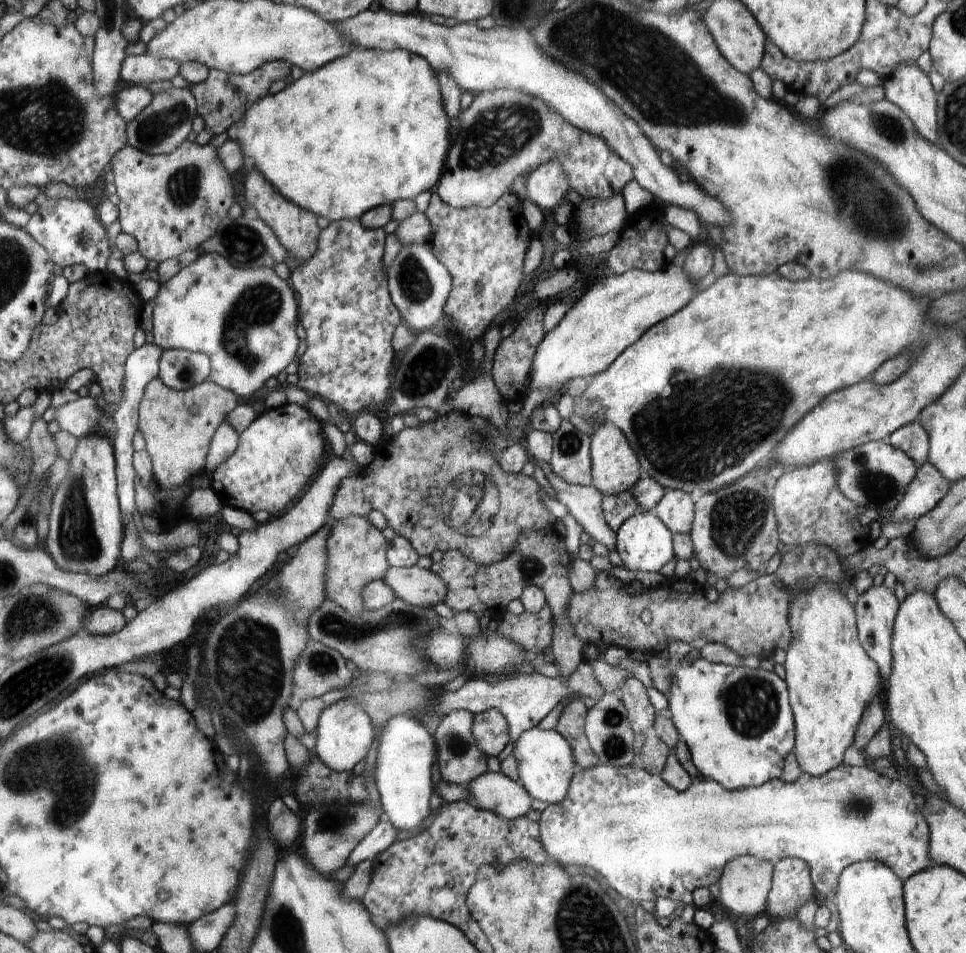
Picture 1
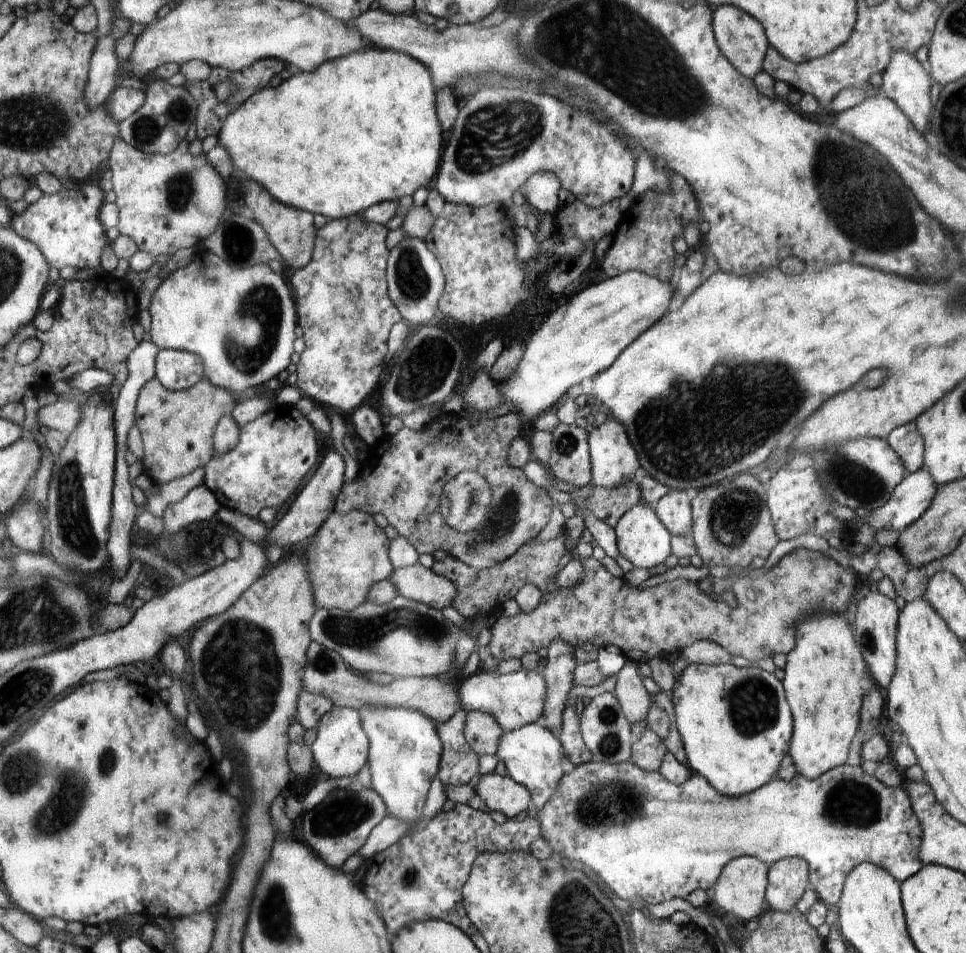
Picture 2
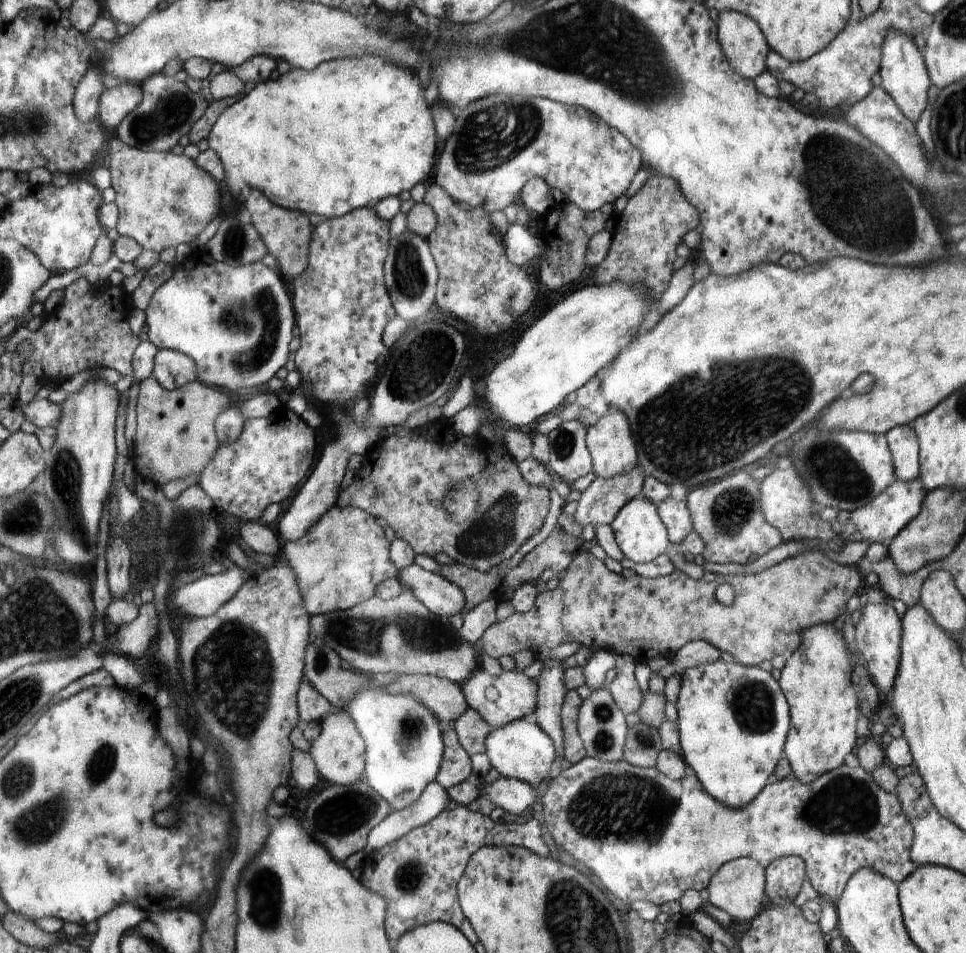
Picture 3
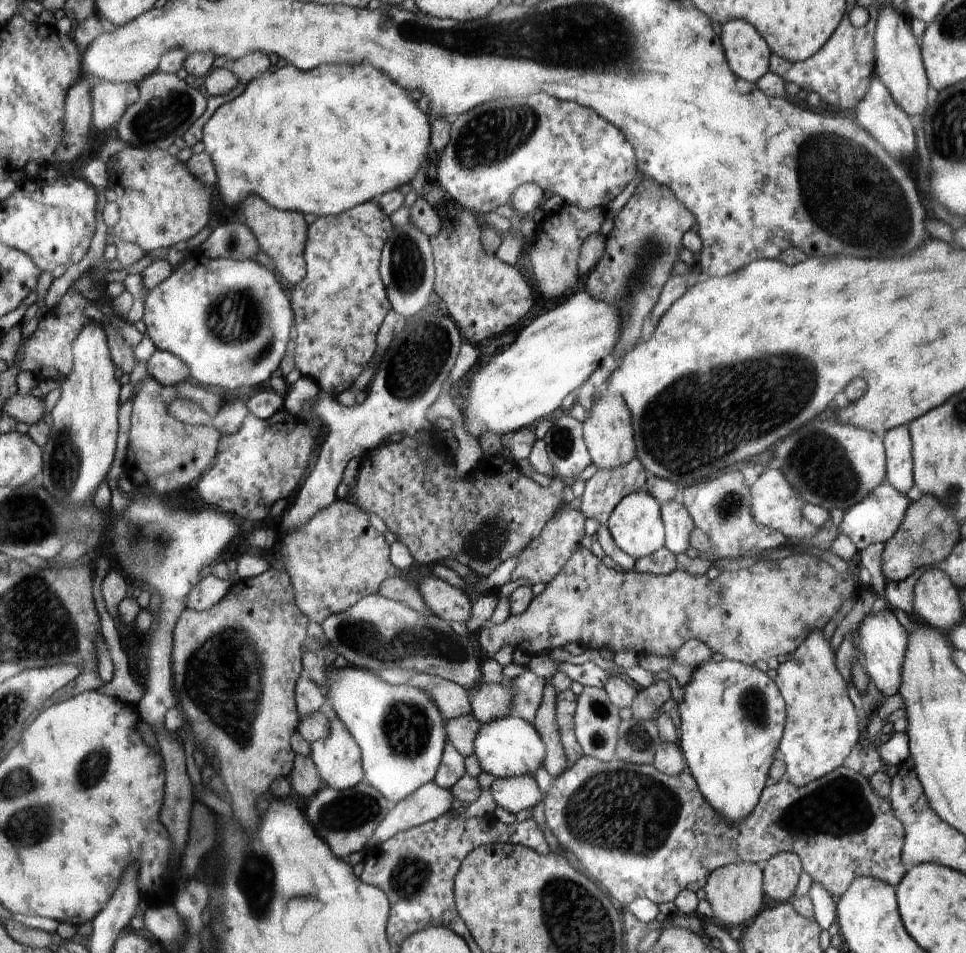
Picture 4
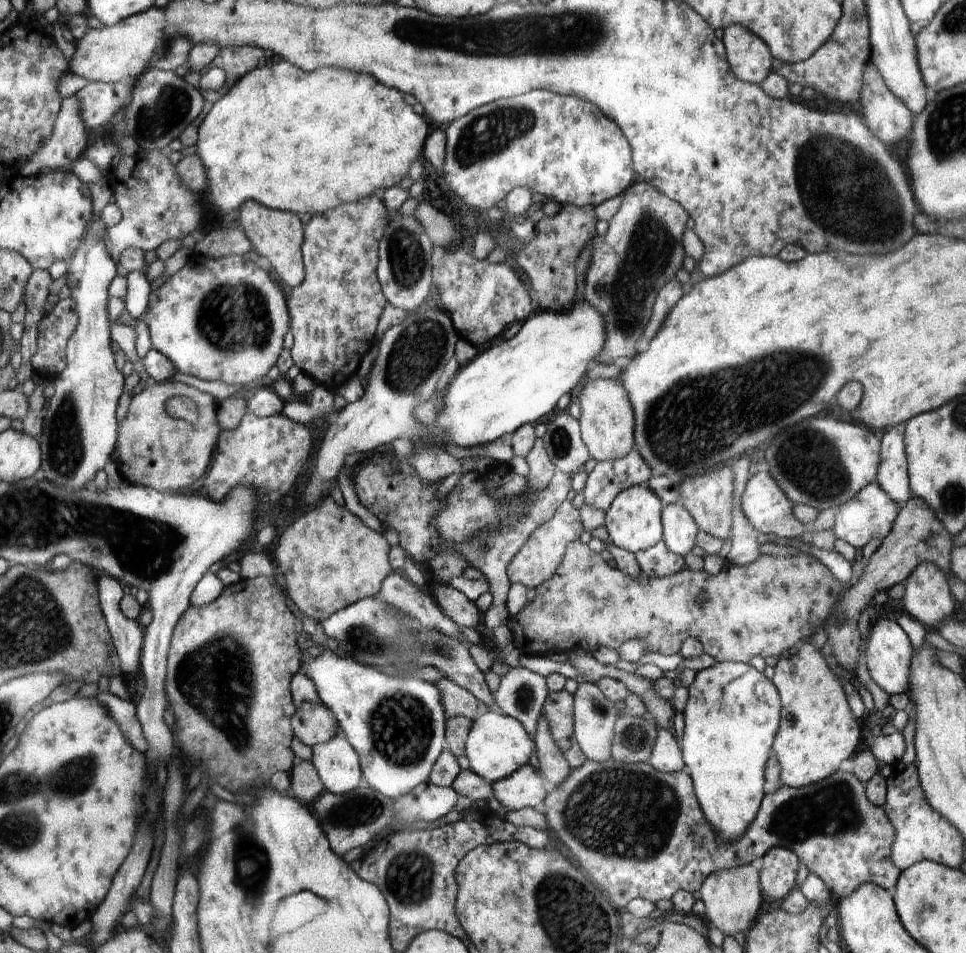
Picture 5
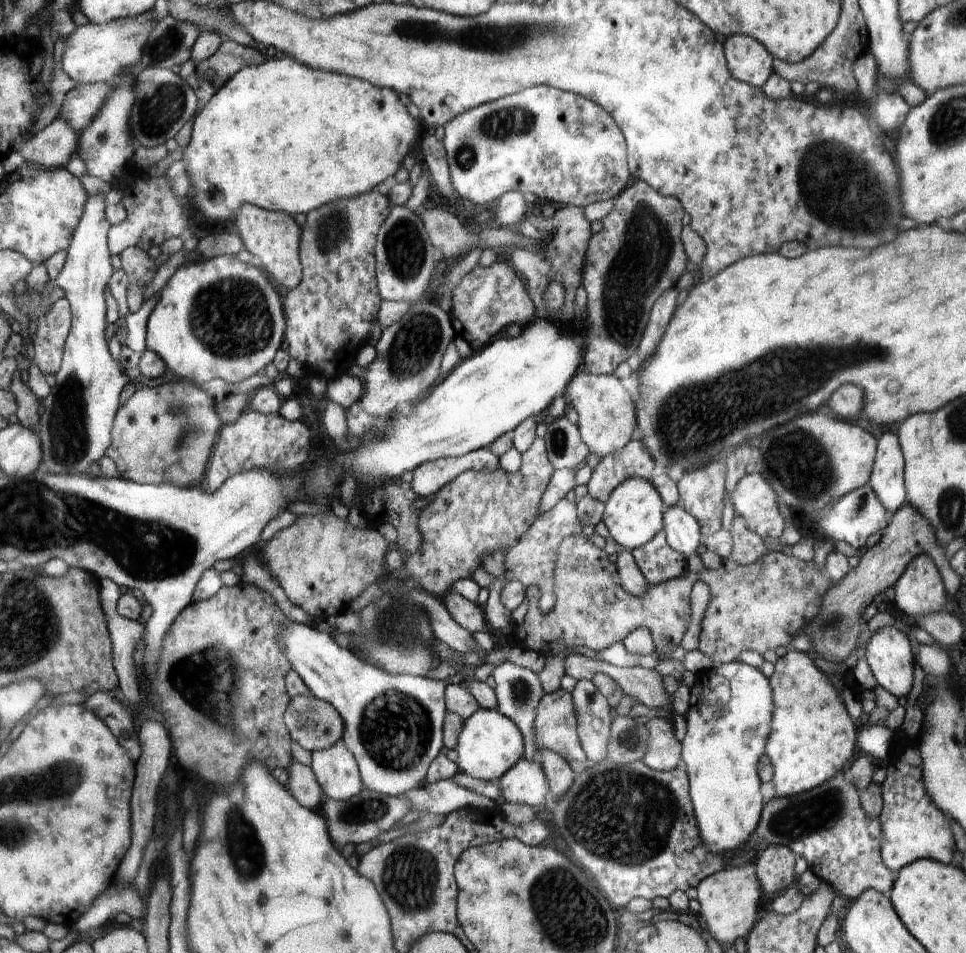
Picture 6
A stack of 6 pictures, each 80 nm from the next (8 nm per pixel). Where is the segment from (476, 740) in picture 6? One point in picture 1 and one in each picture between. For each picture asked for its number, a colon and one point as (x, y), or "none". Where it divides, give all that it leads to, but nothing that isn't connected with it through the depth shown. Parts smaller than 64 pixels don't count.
1: (545, 758)
2: (532, 754)
3: (521, 750)
4: (508, 747)
5: (498, 745)

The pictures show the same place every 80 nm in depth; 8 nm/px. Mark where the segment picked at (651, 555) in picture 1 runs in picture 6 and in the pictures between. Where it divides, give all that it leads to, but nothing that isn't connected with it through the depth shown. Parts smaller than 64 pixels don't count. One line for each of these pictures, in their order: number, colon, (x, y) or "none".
2: (641, 537)
3: (641, 534)
4: (635, 523)
5: (634, 522)
6: (634, 513)

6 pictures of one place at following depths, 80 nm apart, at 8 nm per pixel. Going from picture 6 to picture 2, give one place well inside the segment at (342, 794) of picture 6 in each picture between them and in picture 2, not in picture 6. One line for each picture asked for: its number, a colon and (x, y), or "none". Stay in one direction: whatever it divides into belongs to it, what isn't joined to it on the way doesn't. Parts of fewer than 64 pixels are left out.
2: (340, 748)
3: (338, 752)
4: (337, 756)
5: (337, 762)

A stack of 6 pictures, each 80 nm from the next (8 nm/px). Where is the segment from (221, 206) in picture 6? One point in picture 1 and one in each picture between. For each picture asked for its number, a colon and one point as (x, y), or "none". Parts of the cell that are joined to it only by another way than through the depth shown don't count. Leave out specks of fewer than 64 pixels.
1: (316, 141)
2: (334, 143)
3: (297, 137)
4: (323, 142)
5: (305, 142)

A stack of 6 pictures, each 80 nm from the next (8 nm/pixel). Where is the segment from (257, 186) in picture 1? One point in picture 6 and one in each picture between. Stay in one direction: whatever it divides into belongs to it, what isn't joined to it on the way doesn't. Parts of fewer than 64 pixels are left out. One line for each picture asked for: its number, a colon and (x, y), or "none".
2: (290, 230)
3: (286, 233)
4: (281, 234)
5: (276, 234)
6: (273, 236)

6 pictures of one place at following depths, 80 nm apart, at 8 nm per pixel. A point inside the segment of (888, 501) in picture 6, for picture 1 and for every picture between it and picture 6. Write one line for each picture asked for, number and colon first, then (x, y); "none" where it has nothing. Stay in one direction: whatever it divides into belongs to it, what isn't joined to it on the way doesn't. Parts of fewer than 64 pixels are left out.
1: (913, 439)
2: (907, 440)
3: (903, 443)
4: (899, 444)
5: (893, 476)

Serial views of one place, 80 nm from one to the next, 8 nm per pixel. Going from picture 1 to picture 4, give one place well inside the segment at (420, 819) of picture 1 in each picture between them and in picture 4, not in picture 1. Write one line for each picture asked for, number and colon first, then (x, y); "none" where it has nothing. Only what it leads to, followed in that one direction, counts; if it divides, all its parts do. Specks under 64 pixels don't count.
2: (405, 754)
3: (404, 748)
4: (400, 731)

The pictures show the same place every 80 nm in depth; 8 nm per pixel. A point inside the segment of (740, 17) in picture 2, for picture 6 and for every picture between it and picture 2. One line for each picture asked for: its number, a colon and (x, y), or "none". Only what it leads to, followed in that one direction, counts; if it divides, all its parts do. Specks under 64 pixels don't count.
3: (744, 44)
4: (748, 54)
5: (749, 56)
6: (749, 61)

